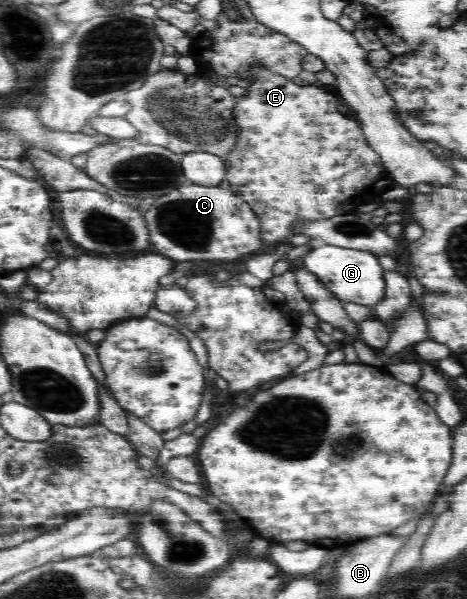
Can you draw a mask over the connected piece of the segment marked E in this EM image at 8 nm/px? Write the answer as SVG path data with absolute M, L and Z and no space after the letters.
M256 66L255 70L249 71L249 75L252 75L252 81L250 81L250 88L247 89L246 96L235 97L237 98L237 105L235 105L233 116L235 116L235 122L240 128L240 135L235 147L233 147L233 151L224 158L227 165L224 176L230 183L230 189L235 192L235 195L244 199L259 218L261 224L260 236L263 240L269 243L282 243L285 239L291 237L292 225L296 221L329 219L338 215L353 214L359 205L365 205L365 203L369 203L369 201L373 201L378 197L383 198L382 193L385 193L387 188L393 185L394 179L385 169L380 155L367 143L358 121L348 118L346 114L341 114L337 111L340 104L339 97L333 96L331 91L323 90L318 84L309 85L303 83L301 86L292 82L291 79L271 73L261 68L261 66Z

